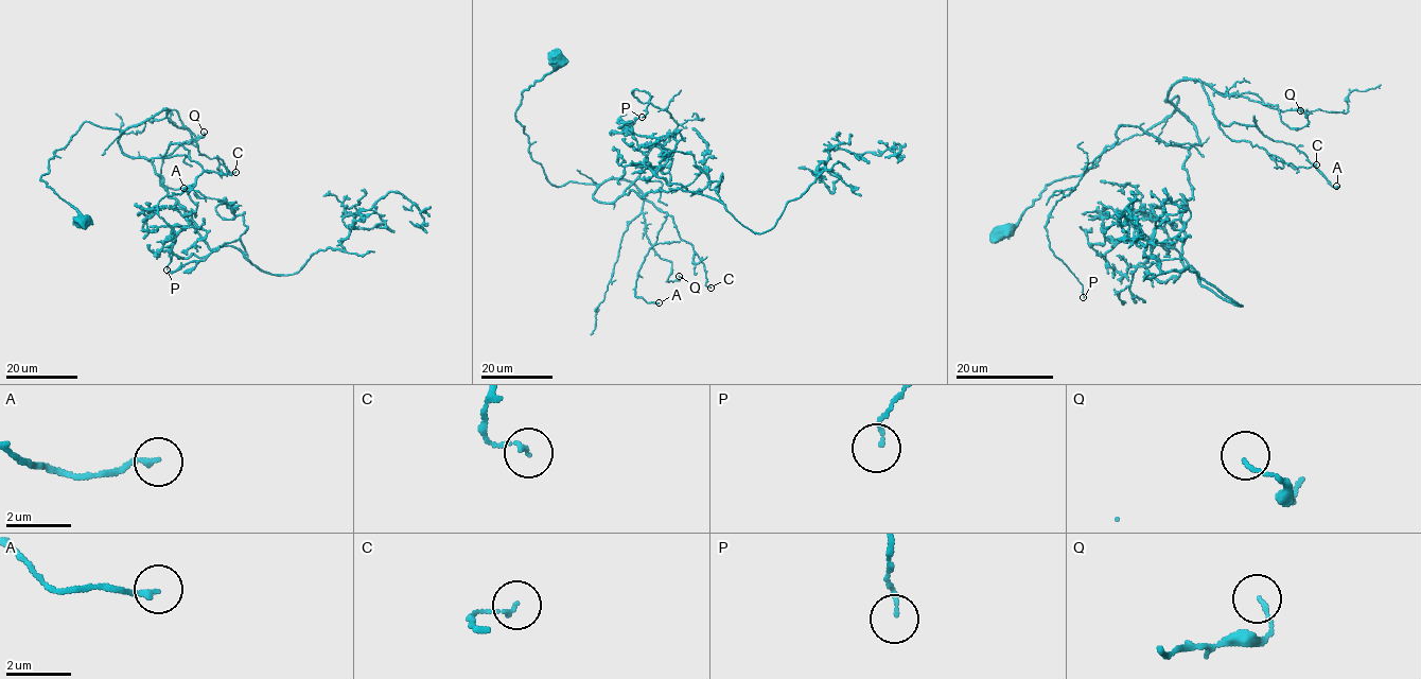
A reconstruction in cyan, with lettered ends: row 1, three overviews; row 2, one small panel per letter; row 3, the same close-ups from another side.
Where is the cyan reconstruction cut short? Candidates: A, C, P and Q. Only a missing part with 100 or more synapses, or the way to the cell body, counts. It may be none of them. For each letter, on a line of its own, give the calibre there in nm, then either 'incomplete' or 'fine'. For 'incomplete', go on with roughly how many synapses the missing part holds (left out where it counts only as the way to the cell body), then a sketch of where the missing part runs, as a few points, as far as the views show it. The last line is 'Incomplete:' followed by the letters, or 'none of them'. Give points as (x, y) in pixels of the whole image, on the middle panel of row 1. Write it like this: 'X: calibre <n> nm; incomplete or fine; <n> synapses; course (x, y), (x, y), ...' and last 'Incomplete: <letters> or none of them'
A: calibre 170 nm; fine
C: calibre 80 nm; fine
P: calibre 100 nm; fine
Q: calibre 90 nm; fine
Incomplete: none of them

